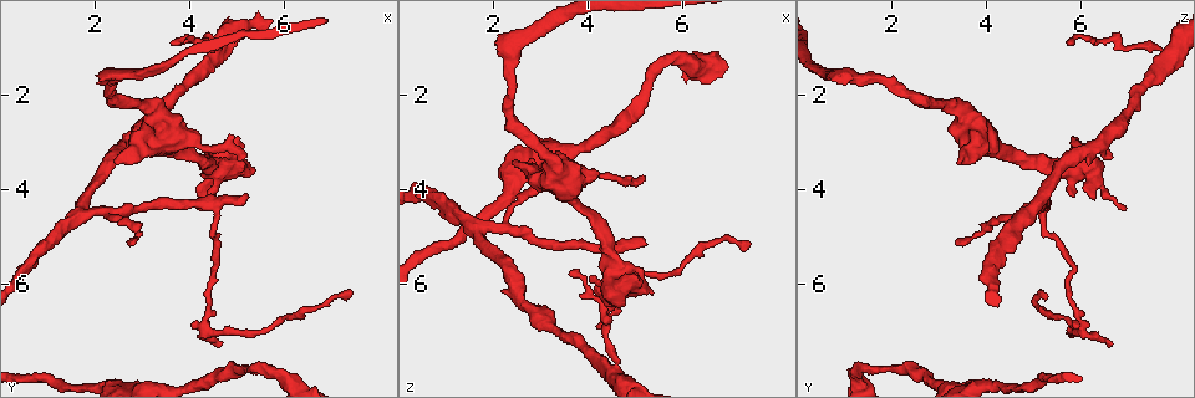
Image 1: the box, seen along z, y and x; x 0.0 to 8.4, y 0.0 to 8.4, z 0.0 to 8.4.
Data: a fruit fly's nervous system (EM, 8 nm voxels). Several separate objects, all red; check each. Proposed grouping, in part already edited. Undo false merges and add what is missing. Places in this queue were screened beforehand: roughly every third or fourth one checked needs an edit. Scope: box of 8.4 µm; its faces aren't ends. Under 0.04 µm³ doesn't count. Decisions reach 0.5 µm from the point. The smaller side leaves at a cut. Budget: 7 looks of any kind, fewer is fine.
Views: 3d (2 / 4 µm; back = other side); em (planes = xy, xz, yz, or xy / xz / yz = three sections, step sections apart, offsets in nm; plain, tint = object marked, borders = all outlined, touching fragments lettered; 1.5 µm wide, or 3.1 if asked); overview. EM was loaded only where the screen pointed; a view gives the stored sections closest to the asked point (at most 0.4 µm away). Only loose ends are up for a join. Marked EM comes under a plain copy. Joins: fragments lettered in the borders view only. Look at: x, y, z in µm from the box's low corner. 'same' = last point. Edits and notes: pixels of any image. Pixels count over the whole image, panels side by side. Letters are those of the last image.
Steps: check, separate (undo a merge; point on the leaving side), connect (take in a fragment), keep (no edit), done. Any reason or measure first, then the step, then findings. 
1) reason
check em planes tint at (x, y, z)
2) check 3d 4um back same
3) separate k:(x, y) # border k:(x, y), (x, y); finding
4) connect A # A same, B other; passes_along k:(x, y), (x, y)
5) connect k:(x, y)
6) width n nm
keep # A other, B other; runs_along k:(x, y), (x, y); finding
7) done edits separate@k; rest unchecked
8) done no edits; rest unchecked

free end
check em planes borders at (4.20, 4.45, 6.90)

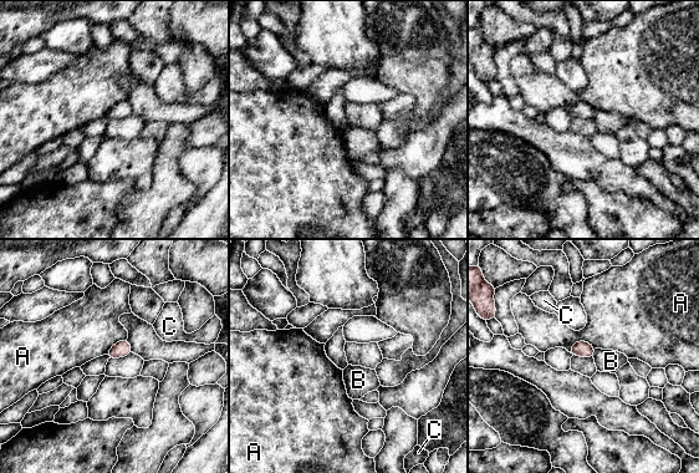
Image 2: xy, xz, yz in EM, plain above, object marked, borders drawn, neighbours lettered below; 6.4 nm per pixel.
keep # A other, B other, C other; no lettered fragment goes on from it

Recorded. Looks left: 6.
thin end
check 3d 4um at (5.20, 3.25, 3.75)

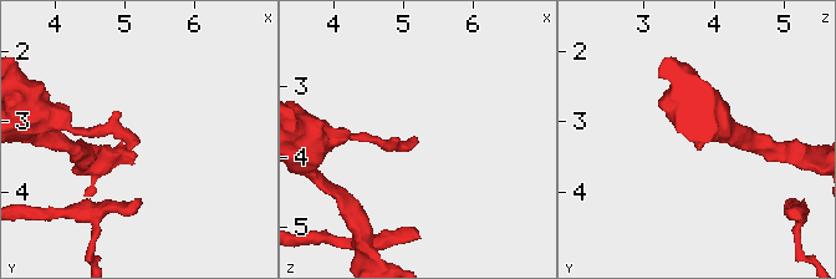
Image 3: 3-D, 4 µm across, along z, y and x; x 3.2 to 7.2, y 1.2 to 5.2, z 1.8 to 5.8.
need the tissue
check em planes borders at (5.20, 3.30, 3.75)

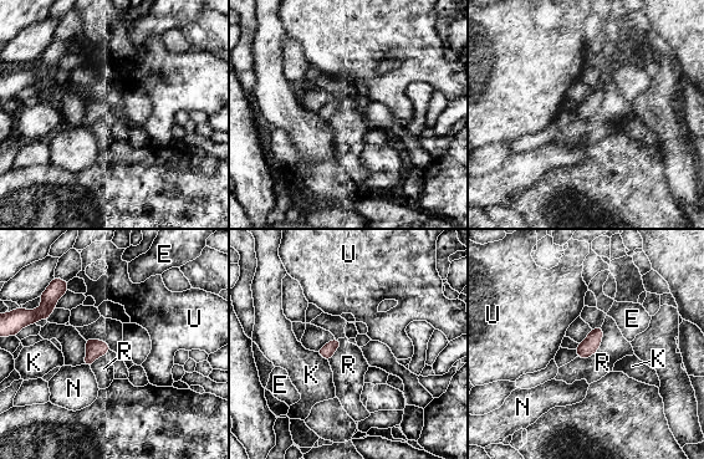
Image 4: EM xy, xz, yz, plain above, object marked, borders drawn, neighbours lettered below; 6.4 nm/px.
width 90 nm
keep # E other, K other, N other, R other, U other; border 4:(602, 326), (601, 346), (578, 358); no lettered fragment goes on from it

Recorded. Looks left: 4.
check em planes tint at (3.00, 2.25, 3.10)

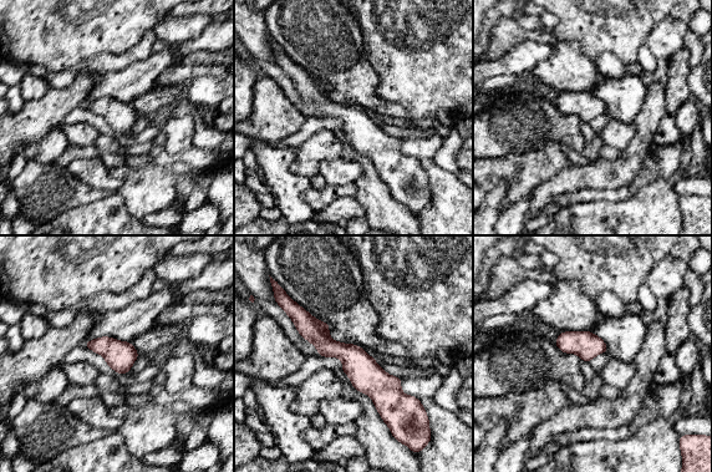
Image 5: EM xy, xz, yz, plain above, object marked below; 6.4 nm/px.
check em planes borders same

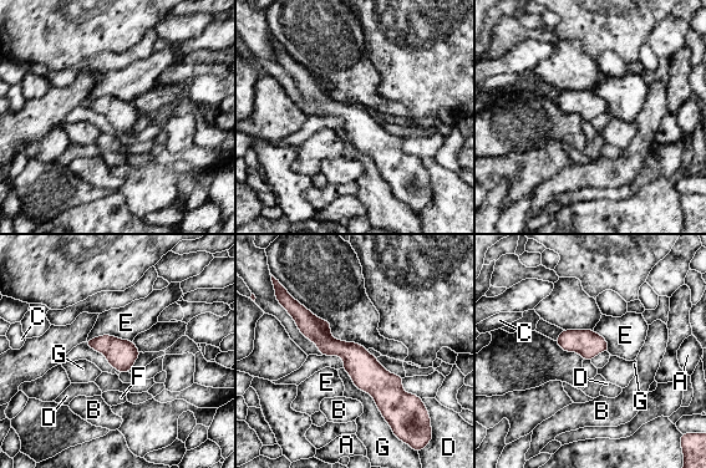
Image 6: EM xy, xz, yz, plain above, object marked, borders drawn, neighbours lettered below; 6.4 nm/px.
keep # A other, B other, C other, D other, E other, F other, G other; border 6:(87, 339), (113, 335), (132, 341); continuous, no second cell

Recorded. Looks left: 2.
done no edits; rest unchecked

